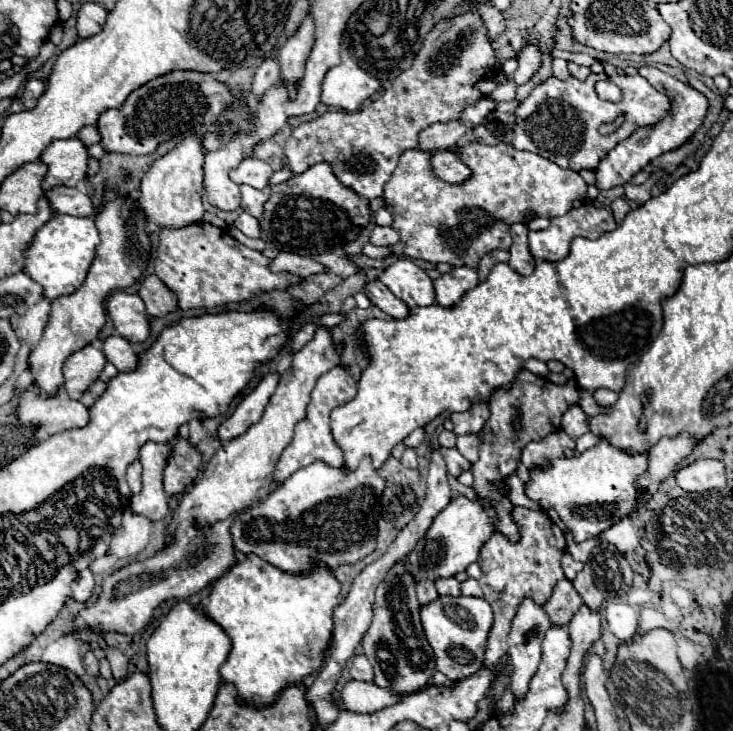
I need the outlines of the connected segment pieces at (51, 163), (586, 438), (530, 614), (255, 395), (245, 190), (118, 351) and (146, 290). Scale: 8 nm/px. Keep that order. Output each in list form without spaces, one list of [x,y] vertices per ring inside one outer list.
[[[79,139],[51,141],[51,145],[41,153],[41,161],[47,165],[47,175],[43,177],[41,187],[75,187],[81,179],[85,179],[87,159],[87,149]]]
[[[585,433],[585,435],[581,435],[581,437],[577,437],[577,449],[575,449],[575,453],[579,455],[581,451],[585,451],[585,449],[589,449],[589,447],[593,447],[595,443],[597,443],[597,435],[595,433]]]
[[[525,597],[517,607],[517,613],[515,613],[513,625],[511,625],[511,633],[509,633],[509,641],[507,641],[509,655],[513,661],[513,673],[511,673],[511,685],[507,687],[505,695],[497,701],[497,707],[495,707],[497,713],[511,711],[513,697],[521,697],[527,691],[527,683],[529,683],[531,675],[537,671],[537,665],[541,661],[541,641],[543,641],[549,627],[551,627],[551,619],[545,613],[545,609],[539,603],[535,603],[531,597]]]
[[[271,373],[267,375],[257,387],[255,391],[251,391],[235,409],[235,413],[223,421],[219,425],[219,431],[217,431],[217,439],[219,441],[229,441],[229,439],[235,439],[239,435],[243,435],[253,423],[257,423],[269,403],[269,397],[273,395],[275,387],[277,387],[277,381],[279,381],[279,375],[277,373]]]
[[[241,185],[241,195],[243,195],[241,209],[245,213],[253,215],[255,219],[261,219],[263,217],[263,203],[269,199],[269,191],[259,191],[249,185]]]
[[[111,335],[103,341],[103,353],[107,361],[117,367],[117,371],[133,371],[137,367],[139,355],[133,351],[131,343],[119,335]]]
[[[149,275],[143,279],[139,297],[143,299],[151,317],[163,317],[177,309],[177,295],[157,275]]]

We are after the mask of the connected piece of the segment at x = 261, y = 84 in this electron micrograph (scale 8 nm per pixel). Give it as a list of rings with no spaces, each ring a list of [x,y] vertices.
[[[269,57],[257,67],[257,73],[253,79],[253,93],[259,97],[259,95],[263,95],[263,91],[267,87],[271,87],[279,81],[281,81],[281,65],[275,57]]]

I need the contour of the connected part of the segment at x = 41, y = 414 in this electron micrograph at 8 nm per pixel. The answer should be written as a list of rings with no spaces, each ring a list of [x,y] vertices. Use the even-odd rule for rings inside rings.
[[[59,387],[57,395],[37,393],[35,389],[23,389],[17,397],[15,415],[21,423],[43,429],[47,435],[85,427],[89,423],[89,411],[79,401],[67,397]]]

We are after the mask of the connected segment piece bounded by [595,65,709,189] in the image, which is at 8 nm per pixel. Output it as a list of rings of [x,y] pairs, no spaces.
[[[647,65],[639,67],[639,75],[645,77],[657,91],[663,89],[663,93],[671,99],[671,109],[669,109],[665,119],[661,119],[659,123],[655,123],[651,127],[639,127],[631,137],[627,137],[613,151],[607,153],[607,159],[603,159],[603,163],[599,163],[599,167],[595,171],[599,189],[611,189],[611,187],[629,183],[631,177],[637,175],[655,157],[683,145],[695,133],[695,129],[701,125],[701,121],[707,113],[707,107],[709,107],[707,97],[701,95],[699,91],[695,91],[693,87],[689,87],[687,83],[681,83],[681,81],[673,79],[671,75],[667,75],[655,67],[647,67]]]

